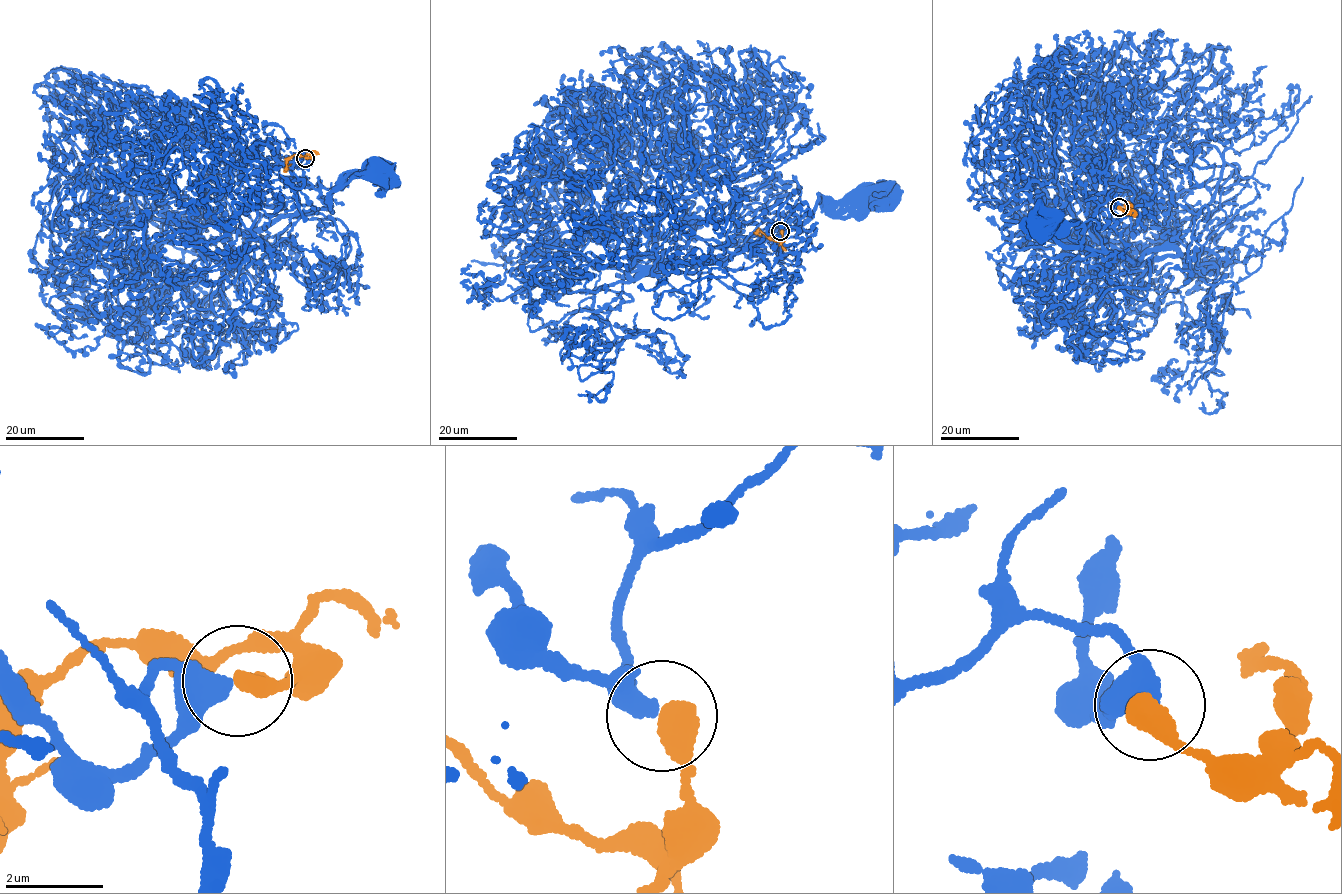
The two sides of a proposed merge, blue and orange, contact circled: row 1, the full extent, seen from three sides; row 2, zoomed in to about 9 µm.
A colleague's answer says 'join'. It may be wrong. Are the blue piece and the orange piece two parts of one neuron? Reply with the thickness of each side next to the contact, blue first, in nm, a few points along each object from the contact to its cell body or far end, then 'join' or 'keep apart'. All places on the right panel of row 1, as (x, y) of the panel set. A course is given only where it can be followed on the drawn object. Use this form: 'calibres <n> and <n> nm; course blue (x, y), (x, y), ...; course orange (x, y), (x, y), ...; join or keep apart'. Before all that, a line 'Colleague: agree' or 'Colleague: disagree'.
Colleague: agree
calibres 320 and 500 nm; course blue (1120, 206), (1109, 199), (1090, 222), (1098, 254), (1059, 241), (1059, 222), (1053, 213), (1044, 219); course orange (1120, 207), (1127, 210), (1132, 206), (1126, 204), (1123, 212); join

